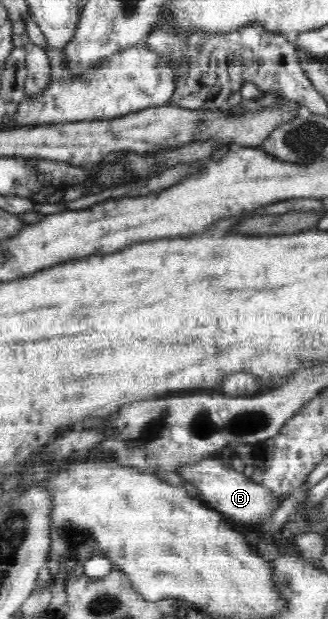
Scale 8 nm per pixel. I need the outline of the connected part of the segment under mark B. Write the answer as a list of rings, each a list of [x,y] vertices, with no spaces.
[[[221,458],[202,459],[183,464],[179,469],[179,475],[183,481],[187,481],[187,486],[192,491],[199,489],[197,496],[200,501],[205,502],[208,507],[213,507],[213,510],[225,514],[233,522],[250,524],[257,528],[257,525],[279,507],[273,492],[265,490],[265,487],[245,477],[242,472],[235,471],[231,464],[223,463]]]

